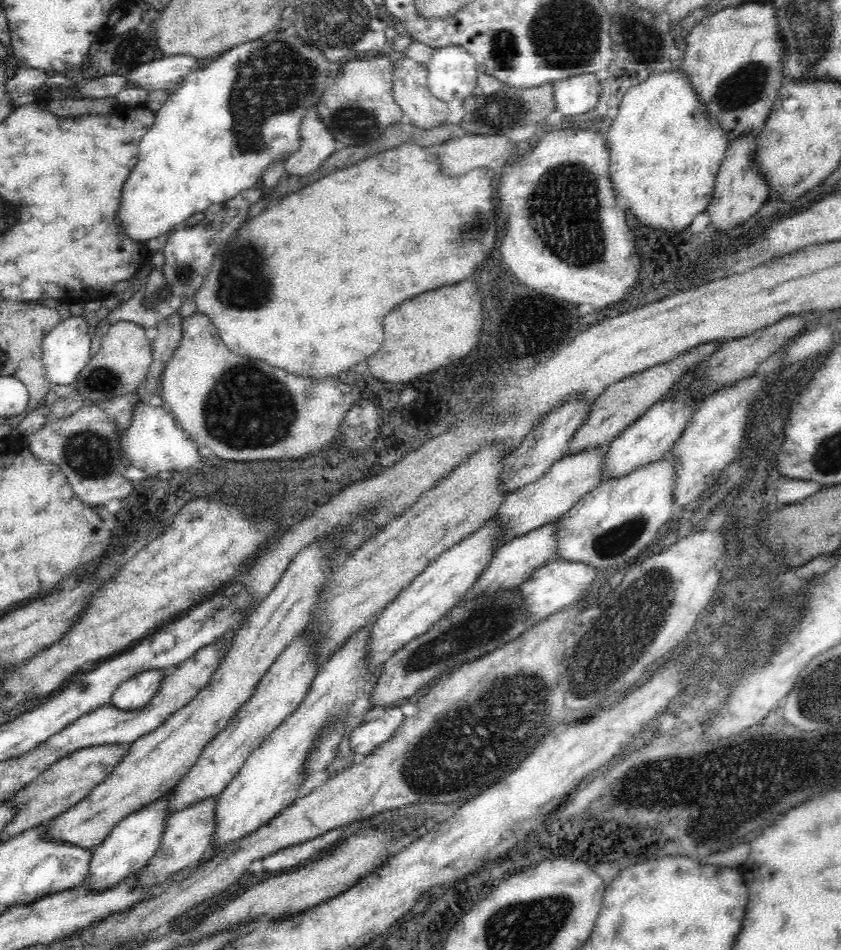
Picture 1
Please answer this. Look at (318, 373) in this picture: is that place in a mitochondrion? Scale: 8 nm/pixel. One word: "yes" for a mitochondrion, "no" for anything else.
no

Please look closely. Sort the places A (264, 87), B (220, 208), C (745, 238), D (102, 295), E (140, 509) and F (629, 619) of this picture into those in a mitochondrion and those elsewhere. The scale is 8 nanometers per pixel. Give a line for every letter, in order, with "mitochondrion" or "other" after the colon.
A: mitochondrion
B: other
C: other
D: other
E: other
F: mitochondrion

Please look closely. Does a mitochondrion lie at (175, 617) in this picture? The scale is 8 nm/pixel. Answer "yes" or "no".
no

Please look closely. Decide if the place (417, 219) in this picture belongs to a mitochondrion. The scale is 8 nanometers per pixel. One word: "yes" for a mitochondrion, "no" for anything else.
no

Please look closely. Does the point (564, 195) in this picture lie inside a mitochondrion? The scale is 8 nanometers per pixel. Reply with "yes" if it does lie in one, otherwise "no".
yes

